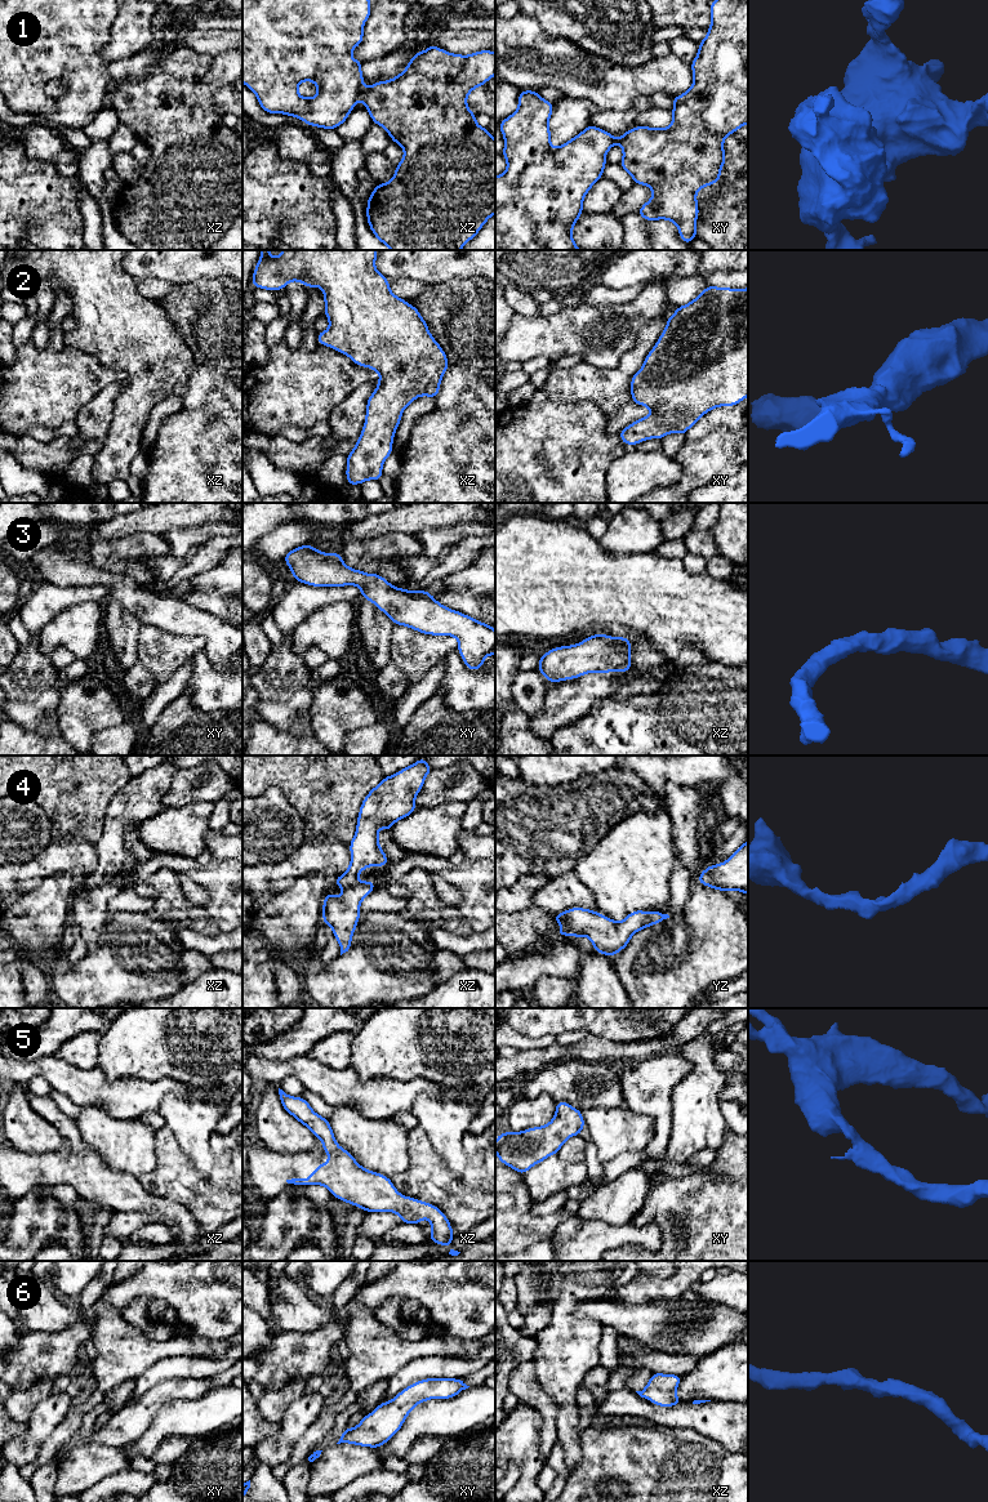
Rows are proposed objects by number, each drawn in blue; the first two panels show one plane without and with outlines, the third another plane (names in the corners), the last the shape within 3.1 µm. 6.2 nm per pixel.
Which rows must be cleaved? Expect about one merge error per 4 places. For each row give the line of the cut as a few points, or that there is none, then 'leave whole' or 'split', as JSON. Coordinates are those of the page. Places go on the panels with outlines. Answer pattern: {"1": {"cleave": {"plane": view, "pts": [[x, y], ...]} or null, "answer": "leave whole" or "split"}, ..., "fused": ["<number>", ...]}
{"1": {"cleave": {"plane": "xz", "pts": [[365, 89], [360, 97]]}, "answer": "split"}, "2": {"cleave": null, "answer": "leave whole"}, "3": {"cleave": null, "answer": "leave whole"}, "4": {"cleave": null, "answer": "leave whole"}, "5": {"cleave": null, "answer": "leave whole"}, "6": {"cleave": null, "answer": "leave whole"}, "fused": ["1"]}

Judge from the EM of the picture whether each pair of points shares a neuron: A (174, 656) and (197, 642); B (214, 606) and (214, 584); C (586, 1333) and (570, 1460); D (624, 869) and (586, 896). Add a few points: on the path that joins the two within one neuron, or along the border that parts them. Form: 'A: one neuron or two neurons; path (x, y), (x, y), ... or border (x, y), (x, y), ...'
A: one neuron; path (179, 651), (192, 643)
B: one neuron; path (214, 601), (214, 589)
C: one neuron; path (568, 1364), (568, 1429)
D: two neurons; border (573, 870), (591, 891), (595, 909)

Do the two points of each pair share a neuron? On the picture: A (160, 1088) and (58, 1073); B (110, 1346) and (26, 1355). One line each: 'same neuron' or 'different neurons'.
A: same neuron
B: different neurons

